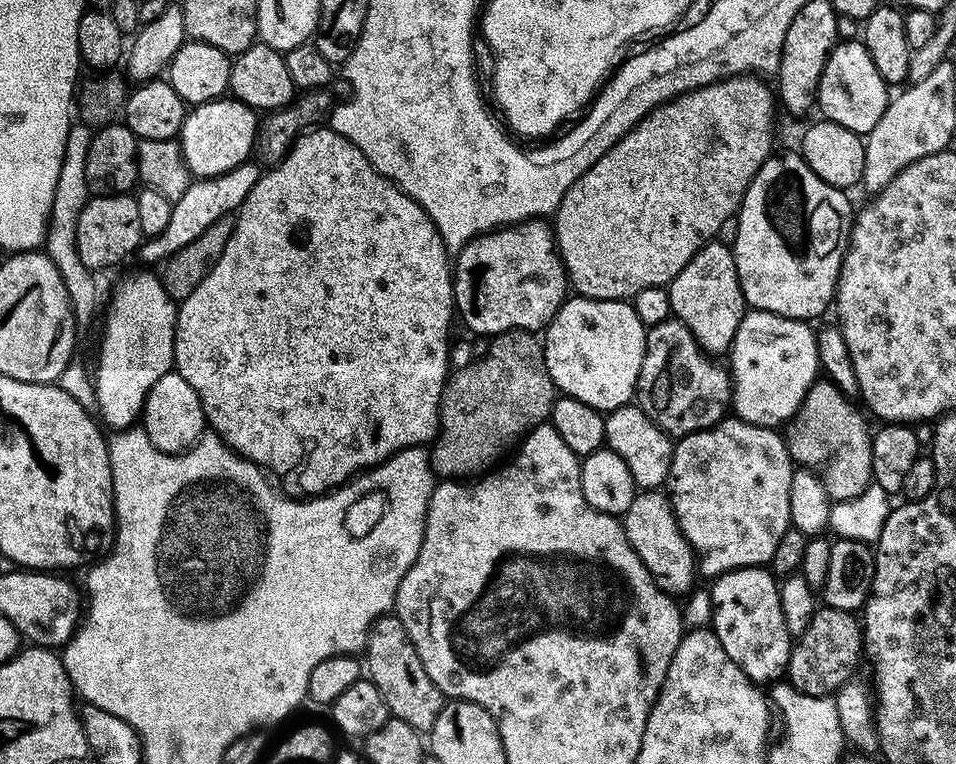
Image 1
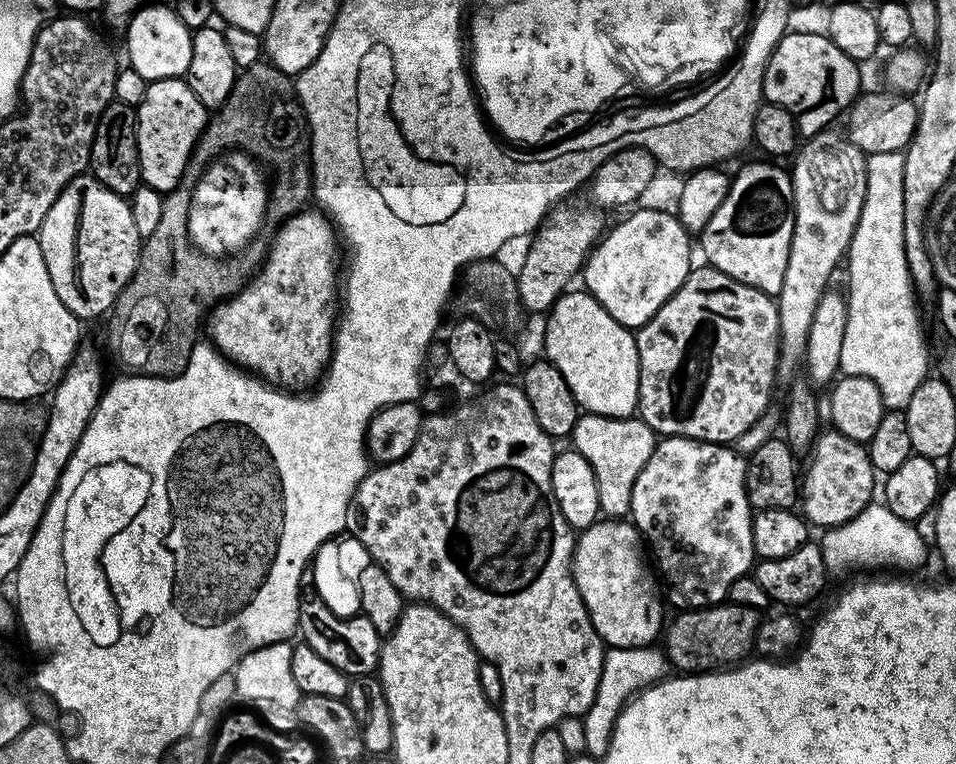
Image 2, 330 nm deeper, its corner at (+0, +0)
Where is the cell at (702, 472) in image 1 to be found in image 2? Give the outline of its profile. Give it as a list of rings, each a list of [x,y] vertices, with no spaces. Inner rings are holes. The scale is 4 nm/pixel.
[[[669,436],[661,439],[657,443],[654,454],[650,454],[650,462],[646,462],[646,466],[642,466],[642,474],[638,474],[638,478],[634,482],[634,490],[630,494],[628,511],[631,523],[635,524],[641,537],[646,541],[651,555],[654,557],[654,564],[658,569],[659,579],[662,581],[662,584],[664,580],[665,586],[668,587],[667,603],[671,607],[673,604],[676,610],[713,608],[715,604],[725,603],[728,600],[730,586],[738,578],[749,575],[750,569],[753,567],[754,557],[756,556],[754,542],[752,541],[754,509],[748,500],[747,494],[746,460],[743,455],[736,451],[735,447],[723,444],[706,444],[703,440],[687,440],[685,436]]]

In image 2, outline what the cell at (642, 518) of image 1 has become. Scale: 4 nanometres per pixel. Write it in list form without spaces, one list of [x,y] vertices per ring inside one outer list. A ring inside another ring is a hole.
[[[597,519],[575,537],[572,577],[594,630],[609,649],[646,647],[653,643],[652,624],[660,629],[665,627],[665,601],[652,596],[657,573],[646,555],[646,544],[639,530],[627,519]]]

